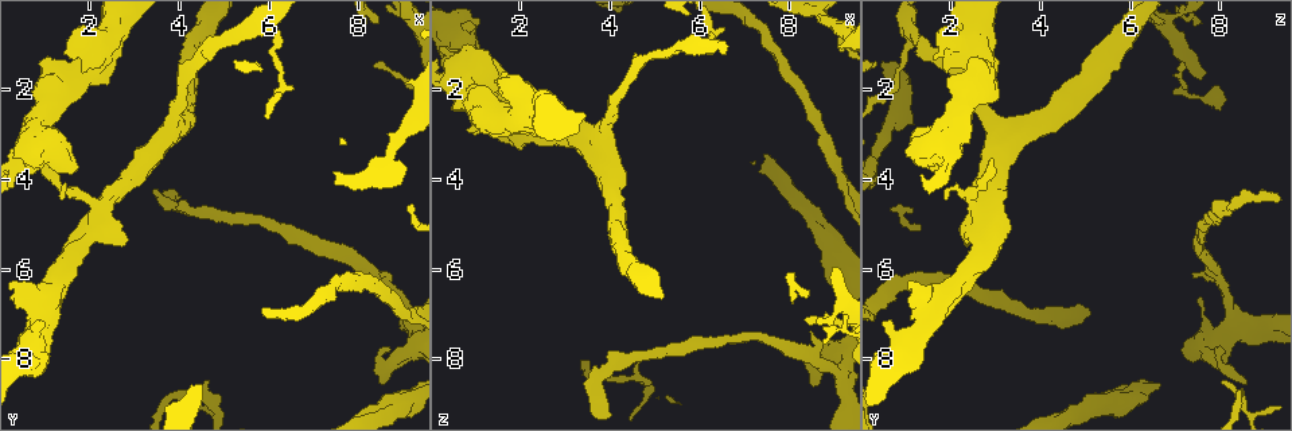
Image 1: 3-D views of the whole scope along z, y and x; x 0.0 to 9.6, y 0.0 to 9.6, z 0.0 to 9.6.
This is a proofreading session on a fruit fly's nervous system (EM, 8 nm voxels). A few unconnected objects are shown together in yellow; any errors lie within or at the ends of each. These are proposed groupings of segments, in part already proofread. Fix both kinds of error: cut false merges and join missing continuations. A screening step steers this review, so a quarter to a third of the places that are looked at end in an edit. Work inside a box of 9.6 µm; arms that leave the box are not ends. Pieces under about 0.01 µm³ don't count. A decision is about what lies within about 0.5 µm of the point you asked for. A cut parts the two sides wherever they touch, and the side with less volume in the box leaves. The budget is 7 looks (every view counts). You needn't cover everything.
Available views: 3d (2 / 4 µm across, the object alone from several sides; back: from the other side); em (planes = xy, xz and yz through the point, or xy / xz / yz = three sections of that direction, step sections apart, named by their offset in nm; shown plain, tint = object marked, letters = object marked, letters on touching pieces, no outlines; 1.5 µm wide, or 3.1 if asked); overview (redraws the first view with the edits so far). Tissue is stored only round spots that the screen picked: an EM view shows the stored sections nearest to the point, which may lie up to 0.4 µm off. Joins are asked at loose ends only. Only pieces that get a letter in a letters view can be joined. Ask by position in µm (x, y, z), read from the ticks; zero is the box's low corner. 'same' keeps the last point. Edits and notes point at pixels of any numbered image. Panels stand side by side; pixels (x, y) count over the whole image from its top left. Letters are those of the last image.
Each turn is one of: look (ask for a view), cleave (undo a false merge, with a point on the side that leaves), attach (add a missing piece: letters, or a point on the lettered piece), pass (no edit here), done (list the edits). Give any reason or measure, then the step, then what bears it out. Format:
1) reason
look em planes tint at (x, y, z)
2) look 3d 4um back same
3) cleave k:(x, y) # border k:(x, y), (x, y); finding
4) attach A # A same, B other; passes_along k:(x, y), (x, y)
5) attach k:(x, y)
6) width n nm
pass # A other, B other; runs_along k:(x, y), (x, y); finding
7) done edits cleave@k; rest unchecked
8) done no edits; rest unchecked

an open end
look em planes letters at (8.50, 8.50, 8.65)

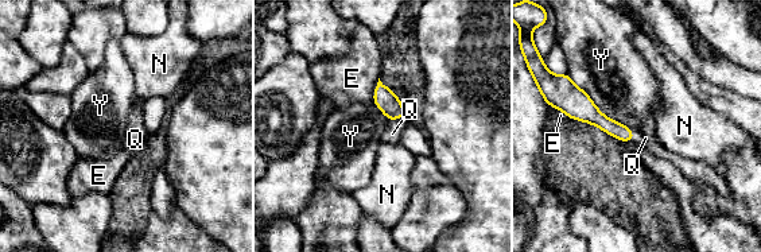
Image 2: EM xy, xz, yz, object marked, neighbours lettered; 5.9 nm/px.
attach Q # E other, N other, Q same, Y other; passes_along 2:(387, 101), (396, 117), (392, 134); it goes on there

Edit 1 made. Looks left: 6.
look overview

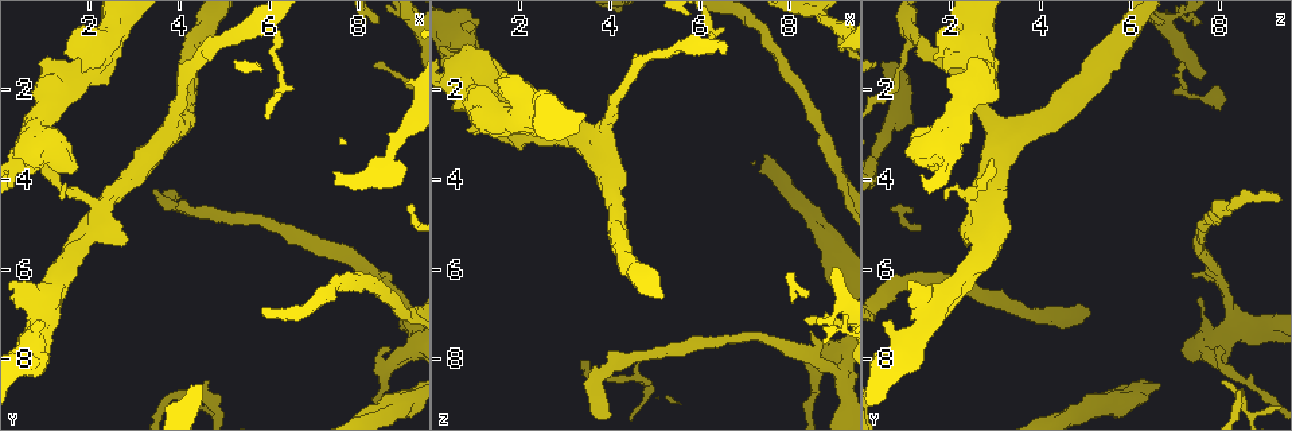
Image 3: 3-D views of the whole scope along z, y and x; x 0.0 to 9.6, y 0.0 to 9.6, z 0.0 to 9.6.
a fork
look em yz step 4 tint at (8.40, 6.15, 7.95)

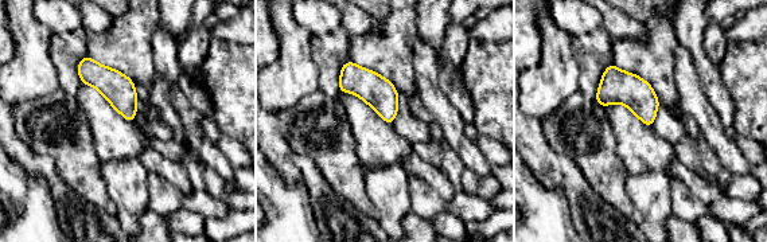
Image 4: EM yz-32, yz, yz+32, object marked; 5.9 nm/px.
look em planes letters same

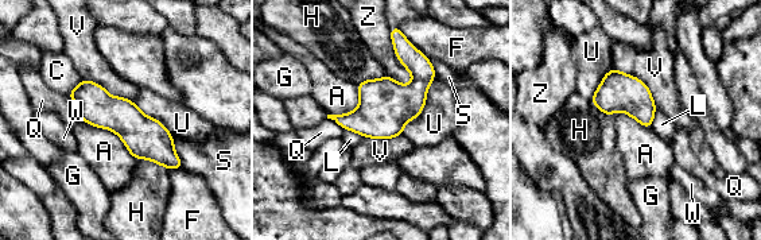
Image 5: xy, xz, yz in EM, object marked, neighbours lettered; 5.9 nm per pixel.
longest_contact A 400 nm
pass # A other, C other, F other, G other, H other, L other, Q other, S other, U other, V other, W other, Z other; runs_along 5:(73, 95), (120, 115), (178, 165); all the same neuron

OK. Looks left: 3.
thick turns thin
look 3d 4um back at (0.85, 3.45, 1.65)

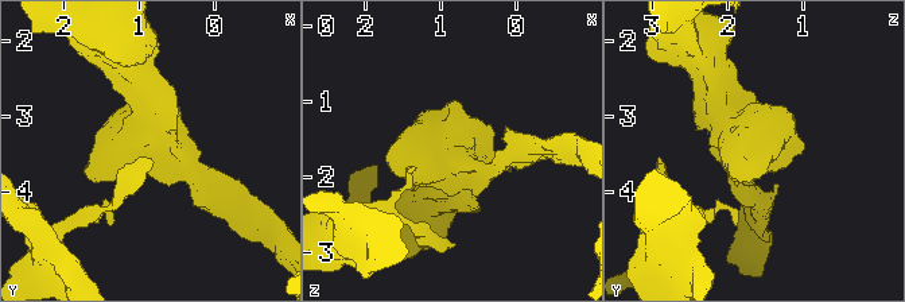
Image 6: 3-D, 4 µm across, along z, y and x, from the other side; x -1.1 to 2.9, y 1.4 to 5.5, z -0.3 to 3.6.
now the EM
look em xy step 4 letters at (0.80, 3.40, 1.70)

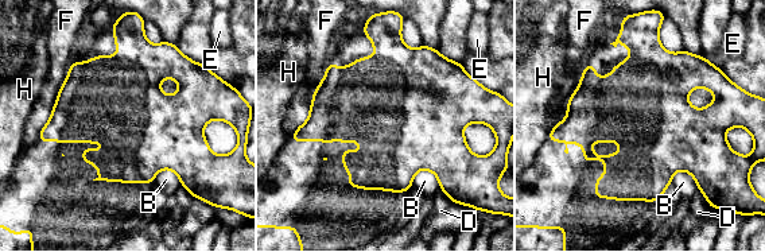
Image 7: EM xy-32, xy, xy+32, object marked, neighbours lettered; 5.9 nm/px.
longest_contact F 440 nm
pass # B other, D other, E other, F other, H other; border 7:(411, 179), (430, 170), (441, 189); continuous, no second neuron

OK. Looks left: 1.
done edits attach@2; rest unchecked

